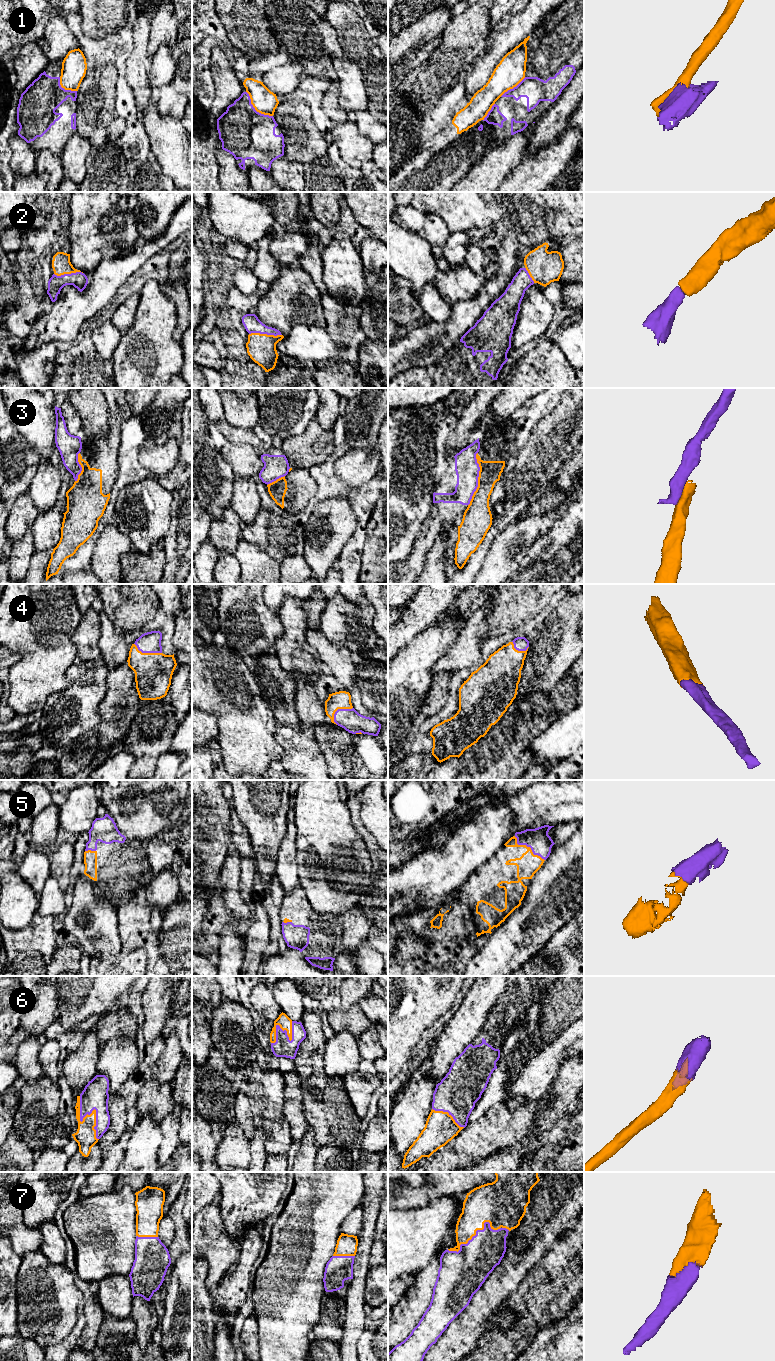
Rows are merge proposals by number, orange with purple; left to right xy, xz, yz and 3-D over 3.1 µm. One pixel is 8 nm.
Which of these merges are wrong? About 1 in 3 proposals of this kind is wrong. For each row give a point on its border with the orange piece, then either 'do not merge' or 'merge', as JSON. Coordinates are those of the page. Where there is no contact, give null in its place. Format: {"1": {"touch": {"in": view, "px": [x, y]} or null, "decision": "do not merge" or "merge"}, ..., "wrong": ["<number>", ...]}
{"1": {"touch": {"in": "xz", "px": [255, 109]}, "decision": "do not merge"}, "2": {"touch": {"in": "xz", "px": [265, 334]}, "decision": "merge"}, "3": {"touch": {"in": "yz", "px": [478, 479]}, "decision": "do not merge"}, "4": {"touch": {"in": "xz", "px": [339, 708]}, "decision": "merge"}, "5": {"touch": {"in": "yz", "px": [528, 847]}, "decision": "merge"}, "6": {"touch": {"in": "xy", "px": [91, 1113]}, "decision": "merge"}, "7": {"touch": {"in": "yz", "px": [475, 1233]}, "decision": "merge"}, "wrong": ["1", "3"]}

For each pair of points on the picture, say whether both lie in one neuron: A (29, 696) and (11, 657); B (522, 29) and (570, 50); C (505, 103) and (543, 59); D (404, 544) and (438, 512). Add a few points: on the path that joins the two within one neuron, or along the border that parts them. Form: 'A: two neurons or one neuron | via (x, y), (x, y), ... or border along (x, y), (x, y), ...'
A: two neurons | border along (11, 650), (19, 655), (19, 659), (10, 668)
B: two neurons | border along (547, 16), (530, 36)
C: one neuron | via (519, 102), (543, 78), (543, 73)
D: two neurons | border along (431, 507), (426, 521), (416, 538)

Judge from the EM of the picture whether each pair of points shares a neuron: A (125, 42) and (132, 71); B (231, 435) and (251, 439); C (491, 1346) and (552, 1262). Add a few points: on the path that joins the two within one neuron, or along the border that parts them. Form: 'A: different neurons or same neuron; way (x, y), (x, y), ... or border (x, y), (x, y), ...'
A: different neurons; border (132, 53), (128, 57), (124, 68)
B: same neuron; way (236, 435), (246, 435)
C: same neuron; way (515, 1334), (555, 1293), (555, 1286)

